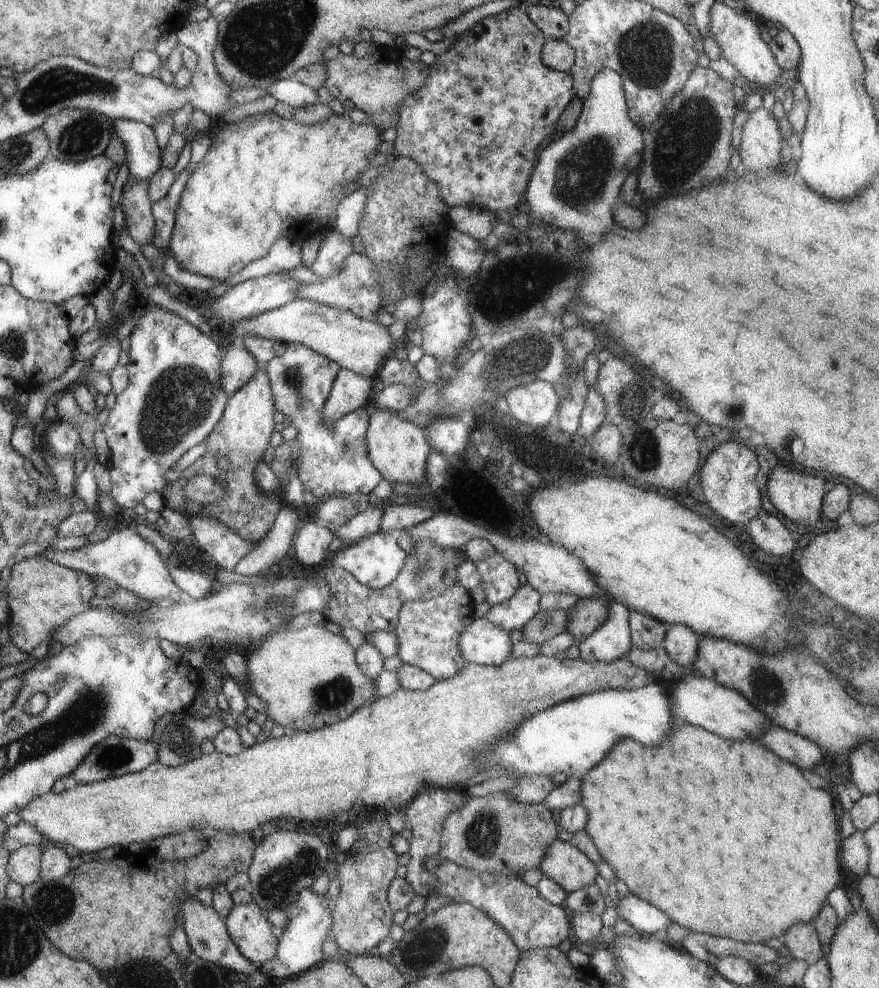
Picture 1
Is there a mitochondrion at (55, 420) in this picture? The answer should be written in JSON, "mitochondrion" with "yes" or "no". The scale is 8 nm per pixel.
{"mitochondrion":"no"}

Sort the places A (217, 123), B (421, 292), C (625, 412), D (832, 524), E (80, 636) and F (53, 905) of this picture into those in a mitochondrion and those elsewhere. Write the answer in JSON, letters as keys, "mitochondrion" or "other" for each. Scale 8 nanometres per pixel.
{"A":"other","B":"other","C":"mitochondrion","D":"other","E":"other","F":"mitochondrion"}

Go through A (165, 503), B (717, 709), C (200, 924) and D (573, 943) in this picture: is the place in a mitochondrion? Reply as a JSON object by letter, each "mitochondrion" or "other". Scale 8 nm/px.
{"A":"other","B":"other","C":"other","D":"other"}

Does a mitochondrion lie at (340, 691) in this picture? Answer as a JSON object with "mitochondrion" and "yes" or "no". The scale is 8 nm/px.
{"mitochondrion":"yes"}

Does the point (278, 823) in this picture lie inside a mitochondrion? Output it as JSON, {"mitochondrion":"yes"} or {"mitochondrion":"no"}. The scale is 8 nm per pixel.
{"mitochondrion":"no"}

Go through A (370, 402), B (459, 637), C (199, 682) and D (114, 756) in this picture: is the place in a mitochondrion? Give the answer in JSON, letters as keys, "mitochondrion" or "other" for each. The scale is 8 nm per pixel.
{"A":"other","B":"other","C":"other","D":"mitochondrion"}

